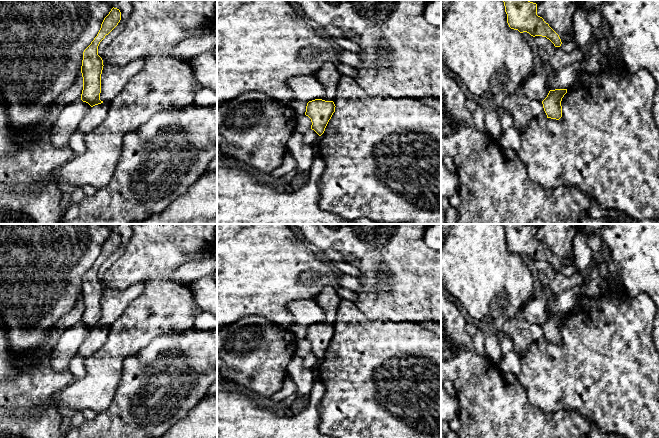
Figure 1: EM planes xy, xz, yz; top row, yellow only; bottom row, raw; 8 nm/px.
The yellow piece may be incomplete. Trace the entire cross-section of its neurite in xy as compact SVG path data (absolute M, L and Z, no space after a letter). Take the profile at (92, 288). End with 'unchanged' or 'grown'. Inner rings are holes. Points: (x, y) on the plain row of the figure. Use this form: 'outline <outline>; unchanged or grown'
outline M113 231L104 242L97 260L83 276L81 290L83 314L81 324L92 331L77 352L84 359L89 358L101 349L109 334L109 327L100 324L101 298L104 289L102 282L98 279L98 270L105 260L118 249L120 244L120 234Z; grown

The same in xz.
outline M326 286L314 299L325 311L326 319L322 323L309 325L305 339L311 343L311 353L321 360L335 336L333 323L337 316L338 307L342 298L336 293L336 287Z; grown

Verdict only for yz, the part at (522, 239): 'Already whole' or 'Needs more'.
Already whole

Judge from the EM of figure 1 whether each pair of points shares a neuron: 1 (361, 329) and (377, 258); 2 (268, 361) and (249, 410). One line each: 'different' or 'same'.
1: different
2: different

